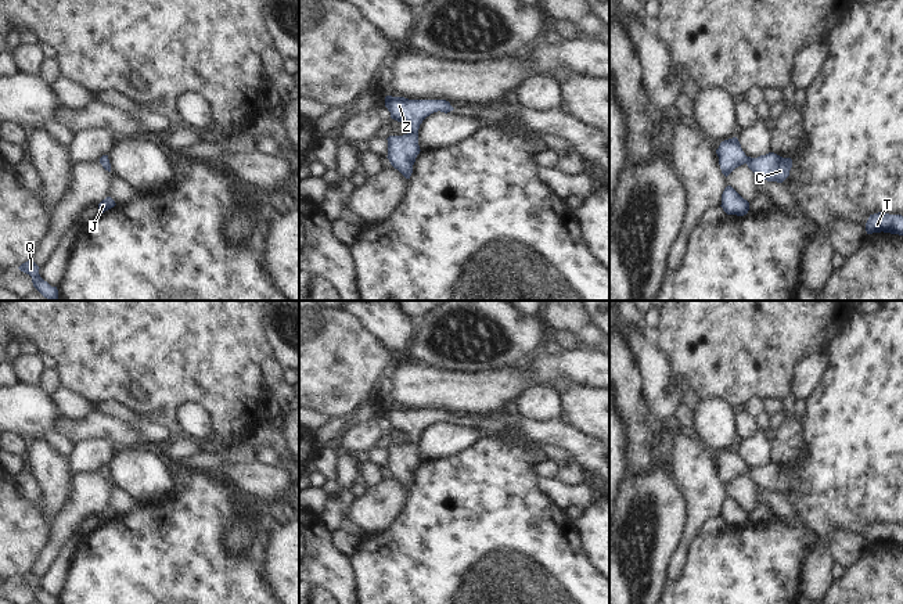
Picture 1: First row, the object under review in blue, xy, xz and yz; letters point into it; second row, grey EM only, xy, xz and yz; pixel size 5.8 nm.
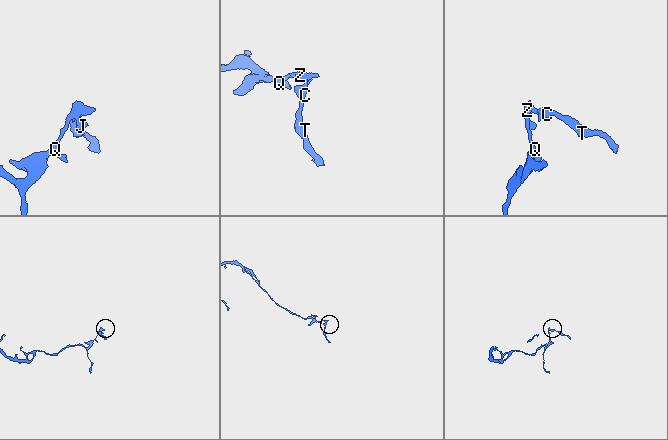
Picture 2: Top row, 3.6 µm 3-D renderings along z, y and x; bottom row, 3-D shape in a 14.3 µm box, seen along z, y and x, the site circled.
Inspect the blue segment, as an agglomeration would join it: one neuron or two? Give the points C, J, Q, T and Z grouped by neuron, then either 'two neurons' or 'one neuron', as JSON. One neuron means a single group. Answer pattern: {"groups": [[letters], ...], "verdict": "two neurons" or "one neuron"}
{"groups": [["C", "J", "Q", "T", "Z"]], "verdict": "one neuron"}

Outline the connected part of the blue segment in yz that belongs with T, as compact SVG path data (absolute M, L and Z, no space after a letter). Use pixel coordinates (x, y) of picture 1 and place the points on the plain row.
M881 522L870 525L866 533L866 542L867 544L884 542L903 546L903 526L881 524Z

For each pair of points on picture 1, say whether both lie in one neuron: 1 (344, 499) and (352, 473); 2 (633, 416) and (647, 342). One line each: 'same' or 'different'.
1: different
2: different

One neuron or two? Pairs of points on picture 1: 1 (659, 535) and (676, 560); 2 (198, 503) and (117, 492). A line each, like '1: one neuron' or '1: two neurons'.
1: two neurons
2: two neurons

